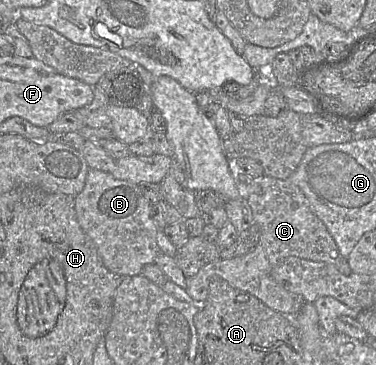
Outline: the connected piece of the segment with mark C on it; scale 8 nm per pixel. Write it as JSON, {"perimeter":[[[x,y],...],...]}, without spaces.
{"perimeter":[[[263,175],[253,178],[244,187],[243,193],[251,207],[254,223],[259,227],[259,241],[246,254],[207,263],[195,275],[187,277],[185,290],[194,303],[203,303],[208,296],[212,277],[220,277],[231,286],[254,295],[269,308],[285,316],[295,316],[306,302],[301,295],[286,290],[272,278],[271,271],[280,261],[295,256],[330,263],[345,275],[352,273],[334,238],[313,213],[306,196],[297,185],[288,179]]]}

